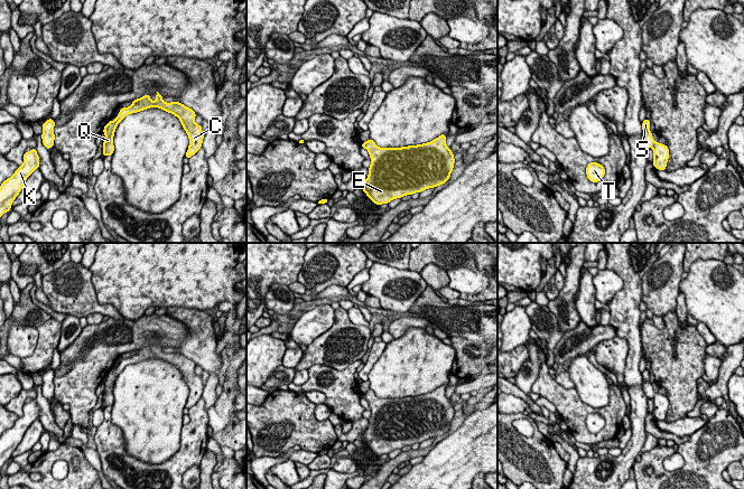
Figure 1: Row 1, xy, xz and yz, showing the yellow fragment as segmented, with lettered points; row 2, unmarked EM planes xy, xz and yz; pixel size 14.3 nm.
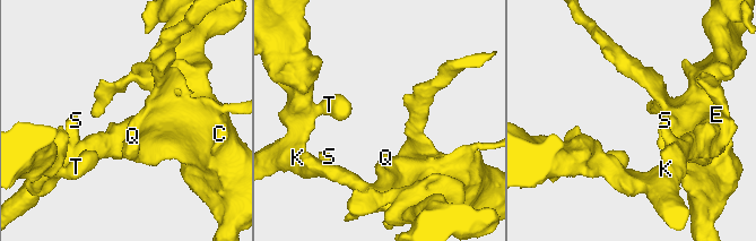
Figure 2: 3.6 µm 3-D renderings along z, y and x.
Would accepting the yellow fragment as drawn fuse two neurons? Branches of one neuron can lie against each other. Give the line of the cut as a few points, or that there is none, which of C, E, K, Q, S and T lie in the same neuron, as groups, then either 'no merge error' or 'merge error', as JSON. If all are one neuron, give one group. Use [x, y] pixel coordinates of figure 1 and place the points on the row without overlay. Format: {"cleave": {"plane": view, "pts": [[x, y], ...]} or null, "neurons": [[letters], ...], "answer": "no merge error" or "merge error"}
{"cleave": null, "neurons": [["C", "E", "K", "Q", "S", "T"]], "answer": "no merge error"}

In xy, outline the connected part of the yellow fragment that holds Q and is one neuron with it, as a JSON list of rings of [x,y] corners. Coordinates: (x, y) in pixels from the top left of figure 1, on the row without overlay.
[[[157,342],[156,351],[152,352],[150,346],[146,345],[140,349],[133,350],[133,354],[130,357],[121,359],[118,367],[113,372],[106,374],[103,379],[105,385],[103,392],[103,406],[106,407],[113,405],[114,396],[112,391],[118,375],[128,365],[137,364],[149,358],[158,358],[165,360],[166,363],[171,364],[179,369],[184,380],[189,388],[189,396],[185,407],[189,410],[192,406],[194,406],[202,398],[204,389],[202,376],[195,374],[196,364],[179,352],[166,354],[162,351],[162,348],[164,347]]]

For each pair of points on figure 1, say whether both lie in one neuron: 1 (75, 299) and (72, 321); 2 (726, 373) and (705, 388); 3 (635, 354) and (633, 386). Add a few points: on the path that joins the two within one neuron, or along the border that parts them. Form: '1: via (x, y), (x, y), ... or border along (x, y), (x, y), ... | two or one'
1: border along (65, 313), (78, 318) | two
2: via (723, 378), (714, 388), (710, 388) | one
3: via (633, 361), (633, 378) | one

